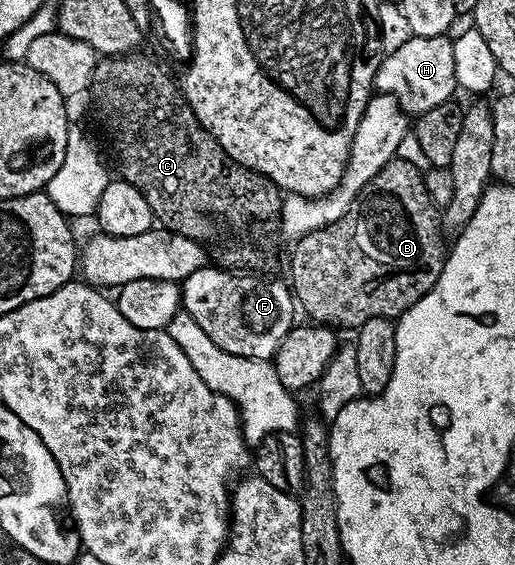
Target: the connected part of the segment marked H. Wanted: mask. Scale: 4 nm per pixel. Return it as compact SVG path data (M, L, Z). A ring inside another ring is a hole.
M444 35L442 37L413 37L408 36L391 54L384 56L379 63L379 70L375 72L374 88L380 93L388 93L396 97L403 112L408 115L418 115L437 107L441 103L452 100L456 92L455 72L453 71L453 47L452 38Z

